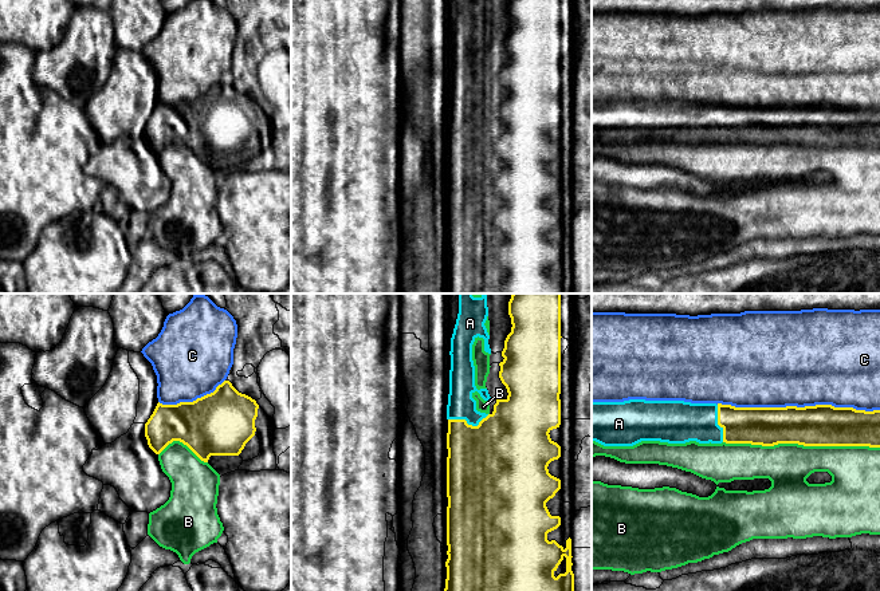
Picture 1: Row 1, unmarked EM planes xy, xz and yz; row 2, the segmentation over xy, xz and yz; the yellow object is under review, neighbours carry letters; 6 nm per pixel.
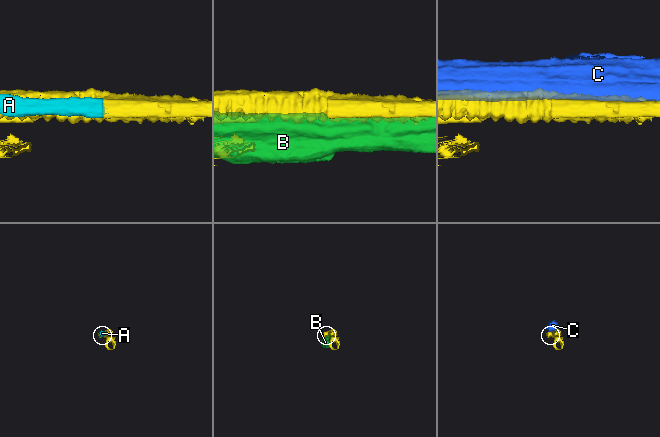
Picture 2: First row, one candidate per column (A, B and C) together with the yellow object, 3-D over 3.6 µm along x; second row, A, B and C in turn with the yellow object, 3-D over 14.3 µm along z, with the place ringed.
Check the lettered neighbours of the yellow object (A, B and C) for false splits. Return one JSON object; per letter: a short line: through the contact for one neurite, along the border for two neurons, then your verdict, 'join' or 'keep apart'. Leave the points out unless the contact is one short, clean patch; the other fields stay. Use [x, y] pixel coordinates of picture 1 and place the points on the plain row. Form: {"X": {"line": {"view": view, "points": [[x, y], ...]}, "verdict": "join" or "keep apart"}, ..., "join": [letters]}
{"A": {"line": {"view": "xz", "points": [[484, 161], [467, 123], [462, 115], [460, 105]]}, "verdict": "join"}, "B": {"verdict": "keep apart"}, "C": {"verdict": "keep apart"}, "join": ["A"]}

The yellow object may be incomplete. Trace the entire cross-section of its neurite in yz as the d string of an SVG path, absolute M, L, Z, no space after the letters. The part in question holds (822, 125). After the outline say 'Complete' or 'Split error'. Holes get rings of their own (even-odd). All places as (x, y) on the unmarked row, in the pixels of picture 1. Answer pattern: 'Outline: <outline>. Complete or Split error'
Outline: M645 99L592 102L592 141L604 146L696 141L880 147L880 110L832 105L735 107Z. Split error

